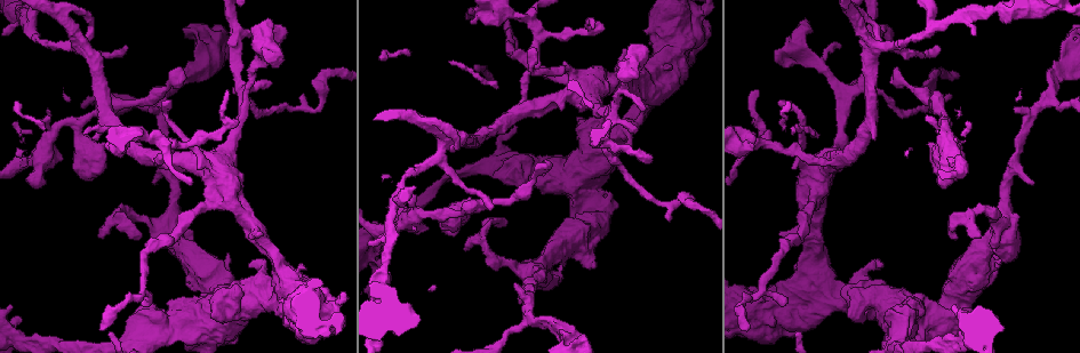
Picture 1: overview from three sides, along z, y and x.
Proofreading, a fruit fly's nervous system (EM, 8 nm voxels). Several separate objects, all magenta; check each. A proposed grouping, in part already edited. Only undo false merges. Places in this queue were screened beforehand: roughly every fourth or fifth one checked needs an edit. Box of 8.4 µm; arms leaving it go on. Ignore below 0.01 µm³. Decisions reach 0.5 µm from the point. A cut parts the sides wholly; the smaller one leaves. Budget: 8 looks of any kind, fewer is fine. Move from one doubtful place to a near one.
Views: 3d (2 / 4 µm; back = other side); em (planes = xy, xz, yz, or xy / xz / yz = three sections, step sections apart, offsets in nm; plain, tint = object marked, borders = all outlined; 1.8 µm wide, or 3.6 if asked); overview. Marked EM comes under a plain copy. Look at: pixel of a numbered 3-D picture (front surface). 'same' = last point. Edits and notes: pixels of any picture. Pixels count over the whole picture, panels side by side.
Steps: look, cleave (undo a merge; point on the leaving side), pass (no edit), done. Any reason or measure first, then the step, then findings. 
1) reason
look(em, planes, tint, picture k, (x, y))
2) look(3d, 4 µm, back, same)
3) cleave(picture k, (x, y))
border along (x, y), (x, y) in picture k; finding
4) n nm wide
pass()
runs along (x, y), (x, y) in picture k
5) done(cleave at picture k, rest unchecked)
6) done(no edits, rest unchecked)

calibre changes
look(em, 3.6 µm, xz, step 4, tint, picture 1, (256, 299))

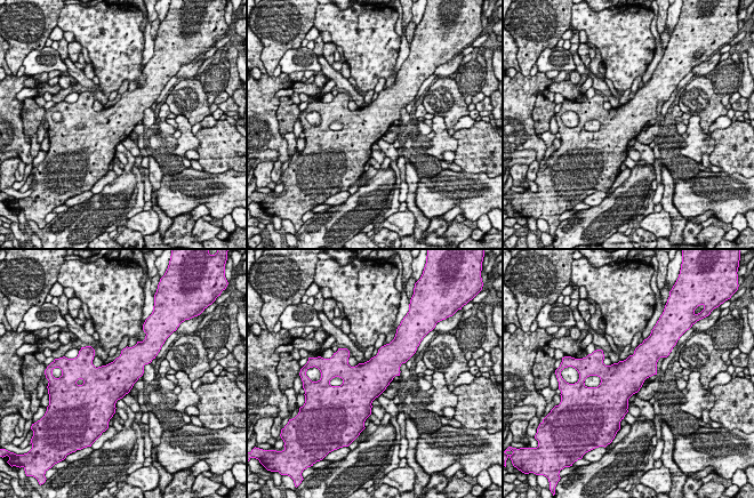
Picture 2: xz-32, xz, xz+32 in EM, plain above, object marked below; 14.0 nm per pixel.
look(em, 3.6 µm, planes, tint, same)

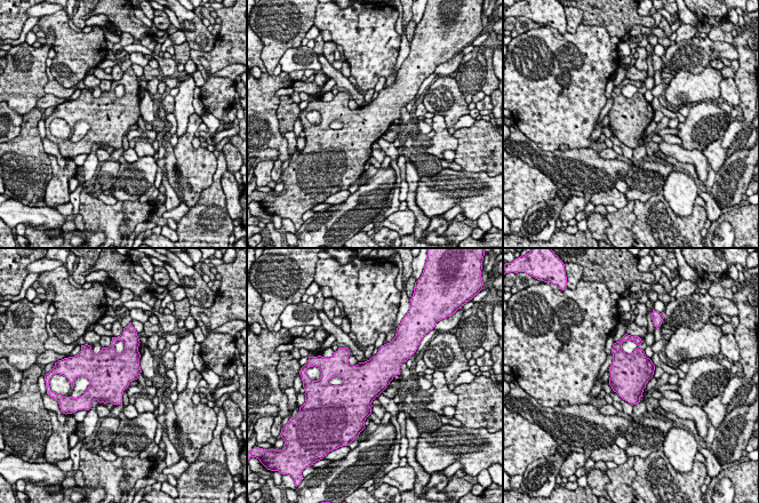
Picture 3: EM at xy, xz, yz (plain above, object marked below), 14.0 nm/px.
550 nm wide
pass()
continuous, no second neuron

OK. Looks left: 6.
closes a loop
look(em, 3.6 µm, planes, tint, picture 1, (149, 331))

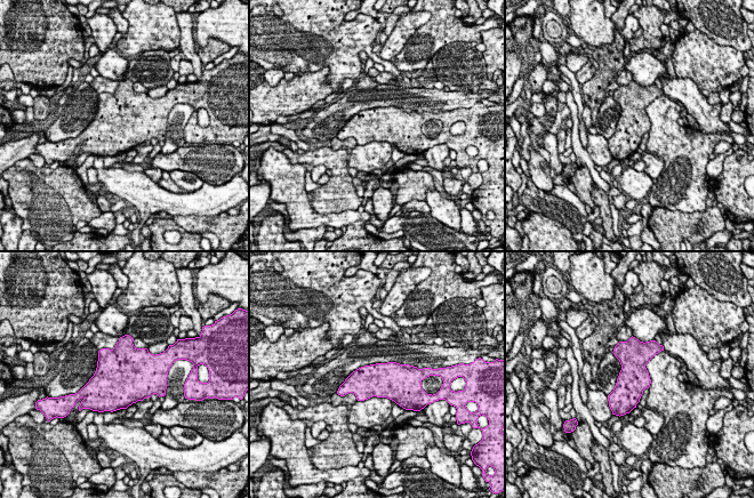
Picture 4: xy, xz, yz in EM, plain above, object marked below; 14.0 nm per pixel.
pass()
all the same neuron

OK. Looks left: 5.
look(em, planes, tint, picture 1, (526, 107))

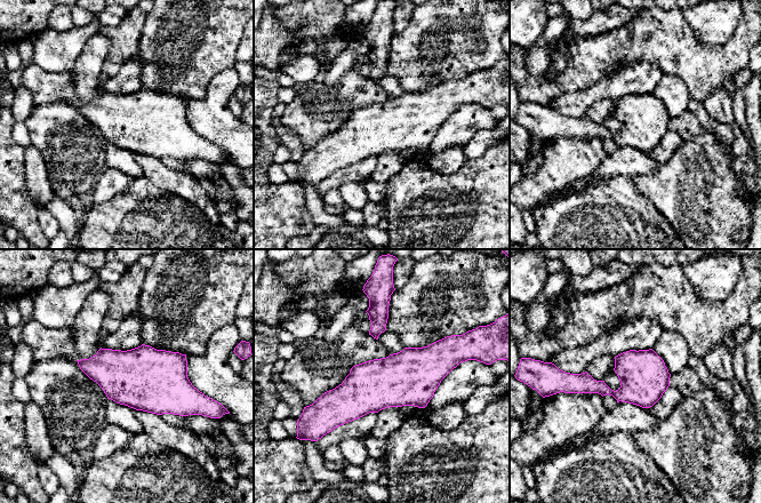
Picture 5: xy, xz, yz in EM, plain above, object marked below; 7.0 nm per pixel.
pass()
all the same neuron

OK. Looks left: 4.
done(no edits, rest unchecked)

